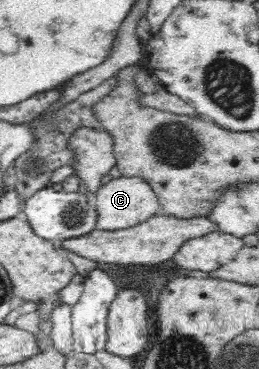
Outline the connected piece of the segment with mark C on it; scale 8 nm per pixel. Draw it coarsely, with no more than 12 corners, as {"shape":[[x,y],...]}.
{"shape":[[146,178],[94,191],[98,230],[126,229],[163,209]]}

